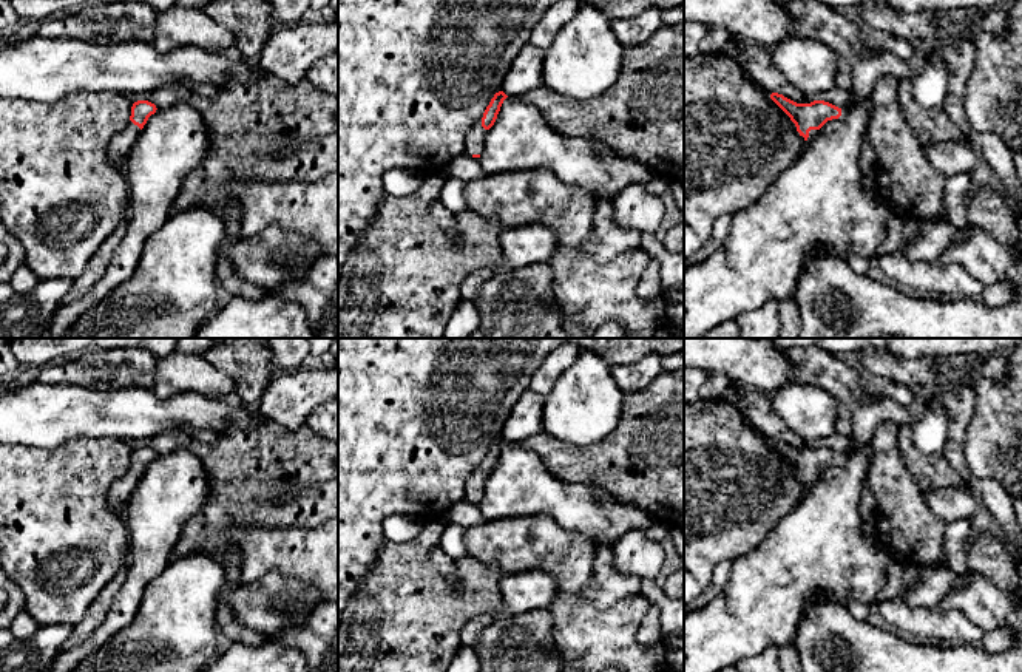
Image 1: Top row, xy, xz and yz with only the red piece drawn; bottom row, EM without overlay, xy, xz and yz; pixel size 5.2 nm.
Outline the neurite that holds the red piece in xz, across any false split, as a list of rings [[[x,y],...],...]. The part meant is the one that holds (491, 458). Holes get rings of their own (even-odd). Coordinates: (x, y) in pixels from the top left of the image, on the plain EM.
[[[503,437],[494,440],[485,459],[477,465],[477,468],[471,473],[471,476],[466,480],[463,496],[465,501],[480,504],[480,499],[485,494],[486,479],[494,471],[500,453],[506,443],[508,442]]]

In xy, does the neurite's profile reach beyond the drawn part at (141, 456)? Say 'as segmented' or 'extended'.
extended

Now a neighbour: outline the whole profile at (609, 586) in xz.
[[[597,547],[594,573],[587,589],[587,596],[594,607],[610,607],[621,599],[641,593],[642,581],[621,573],[608,547]]]

